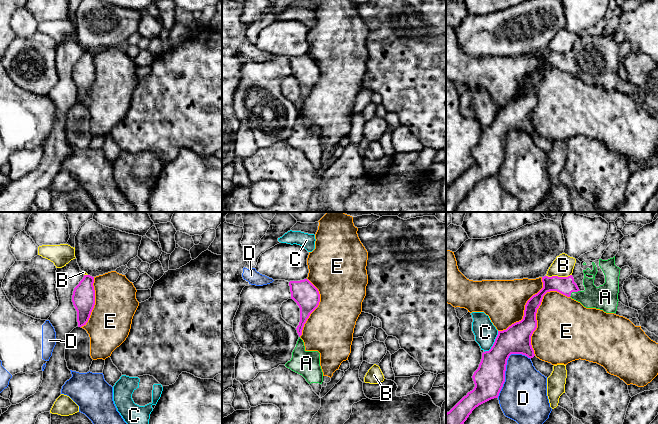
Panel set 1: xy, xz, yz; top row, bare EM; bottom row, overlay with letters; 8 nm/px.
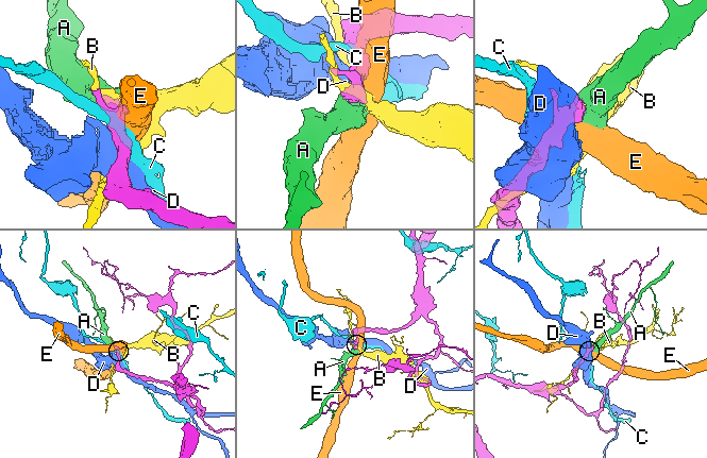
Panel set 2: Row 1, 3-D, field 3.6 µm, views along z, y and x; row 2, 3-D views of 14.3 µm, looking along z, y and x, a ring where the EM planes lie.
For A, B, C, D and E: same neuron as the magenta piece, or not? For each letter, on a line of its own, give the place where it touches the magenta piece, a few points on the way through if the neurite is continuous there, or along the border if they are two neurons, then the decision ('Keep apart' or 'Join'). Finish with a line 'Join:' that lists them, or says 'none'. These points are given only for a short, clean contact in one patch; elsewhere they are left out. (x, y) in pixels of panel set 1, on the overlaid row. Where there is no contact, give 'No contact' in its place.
A: Touches magenta at yz (573, 291). Join
B: Touches magenta at yz (557, 276). Keep apart
C: Touches magenta at yz (494, 343). Boundary: yz (498, 331), (493, 345), (484, 352). Keep apart
D: Touches magenta at yz (505, 367). Keep apart
E: Touches magenta at yz (535, 319). Keep apart
Join: A

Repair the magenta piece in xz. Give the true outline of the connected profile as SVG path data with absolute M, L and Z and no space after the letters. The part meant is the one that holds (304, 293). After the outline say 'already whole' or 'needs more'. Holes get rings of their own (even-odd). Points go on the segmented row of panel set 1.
M308 280L290 281L291 299L293 299L300 308L300 322L296 330L299 337L302 335L304 324L310 314L318 307L320 294L318 289Z | already whole

